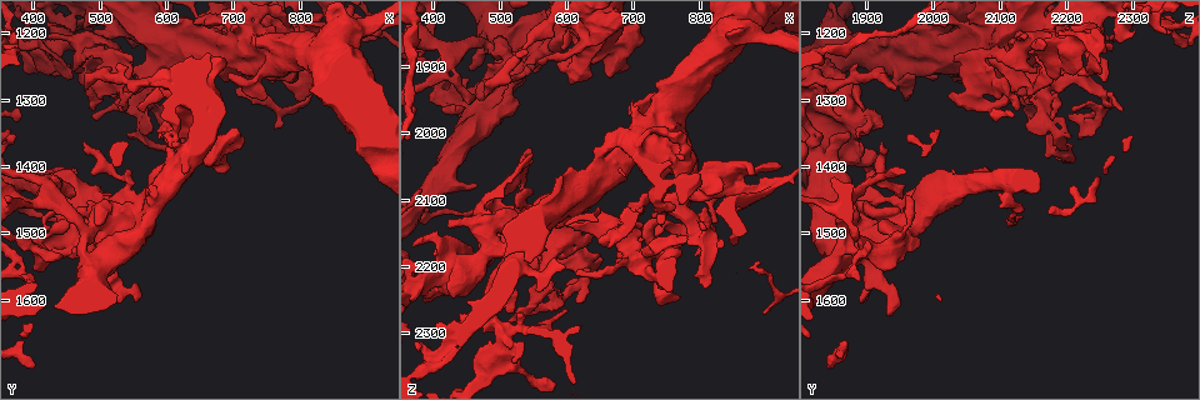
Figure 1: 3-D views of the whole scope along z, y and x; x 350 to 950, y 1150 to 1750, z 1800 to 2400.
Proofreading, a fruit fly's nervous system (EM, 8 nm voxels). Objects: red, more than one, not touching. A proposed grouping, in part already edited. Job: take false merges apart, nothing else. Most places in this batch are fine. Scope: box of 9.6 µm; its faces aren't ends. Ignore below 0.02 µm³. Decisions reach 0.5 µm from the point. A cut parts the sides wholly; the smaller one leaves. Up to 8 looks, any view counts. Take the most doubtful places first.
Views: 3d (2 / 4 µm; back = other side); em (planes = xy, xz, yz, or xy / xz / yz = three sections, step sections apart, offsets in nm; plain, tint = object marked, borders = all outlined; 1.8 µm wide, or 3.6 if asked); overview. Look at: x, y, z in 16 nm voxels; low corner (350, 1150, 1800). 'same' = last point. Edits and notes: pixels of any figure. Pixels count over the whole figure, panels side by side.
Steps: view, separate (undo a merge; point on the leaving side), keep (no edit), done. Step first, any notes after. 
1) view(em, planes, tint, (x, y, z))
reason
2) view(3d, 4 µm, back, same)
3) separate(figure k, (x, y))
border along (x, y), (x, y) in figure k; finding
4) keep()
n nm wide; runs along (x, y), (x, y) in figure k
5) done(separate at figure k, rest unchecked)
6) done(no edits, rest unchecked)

view(3d, 4 µm, (485, 1505, 1865))
touches itself

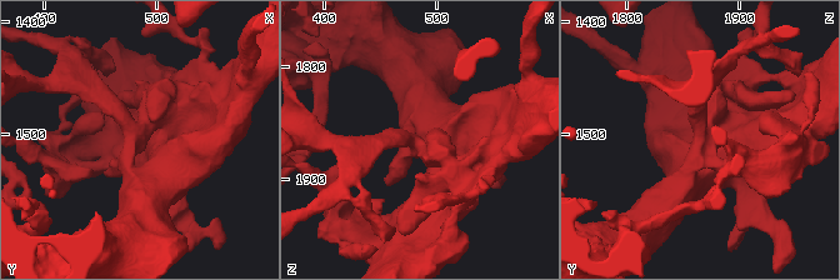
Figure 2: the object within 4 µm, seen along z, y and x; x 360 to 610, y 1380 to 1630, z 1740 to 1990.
view(em, xy, step 8, tint, (480, 1504, 1870))
arms of 220, 550 nm; need the tissue

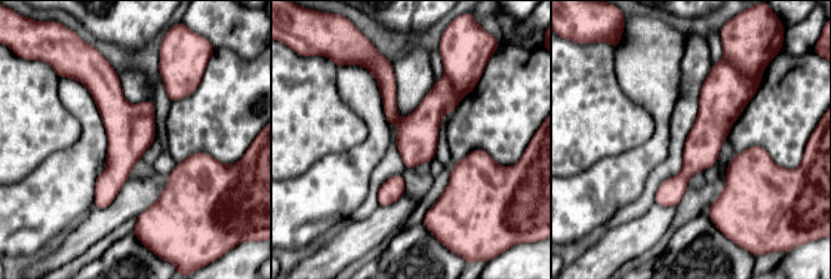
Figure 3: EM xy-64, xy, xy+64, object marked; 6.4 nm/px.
view(em, planes, tint, same)
cut it another way

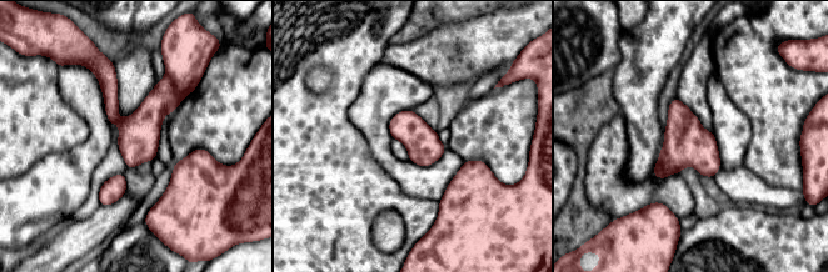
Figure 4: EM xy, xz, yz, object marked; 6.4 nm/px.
separate(figure 4, (144, 125))
border along (120, 127), (133, 166) in figure 4; a second neuron is stuck on

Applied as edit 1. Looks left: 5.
view(overview)

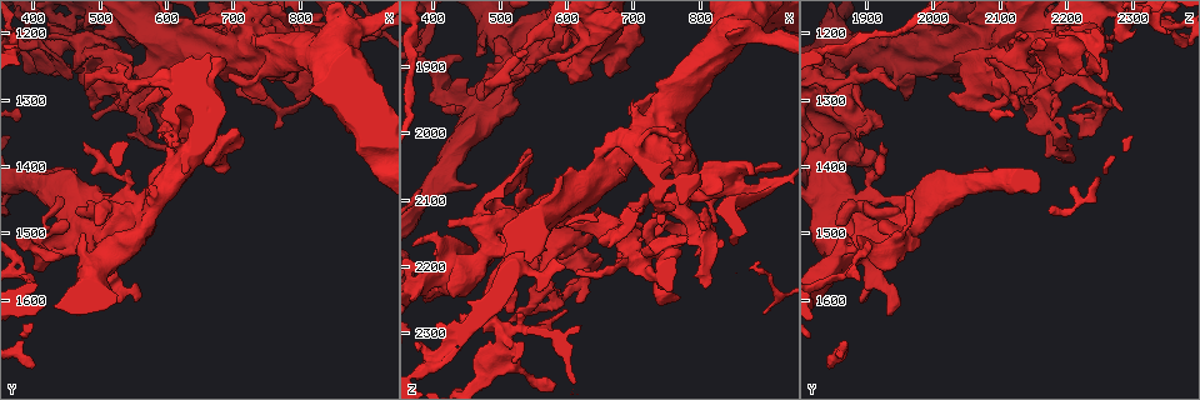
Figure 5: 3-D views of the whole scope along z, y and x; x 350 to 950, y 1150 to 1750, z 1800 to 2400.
view(3d, 4 µm, (495, 1210, 2170))
sudden change in width

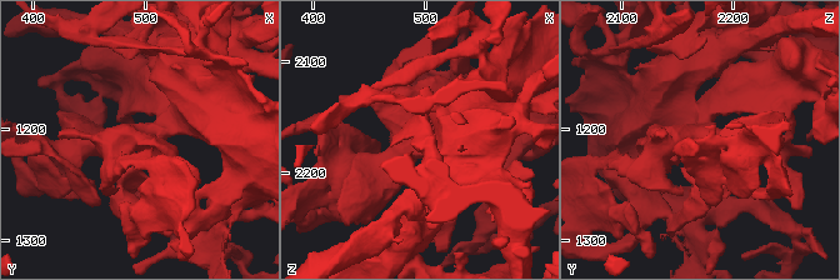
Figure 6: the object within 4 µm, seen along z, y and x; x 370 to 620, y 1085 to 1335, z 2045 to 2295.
view(em, planes, plain, same)
now the EM

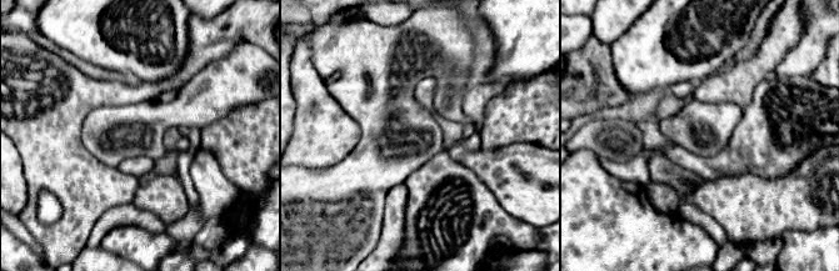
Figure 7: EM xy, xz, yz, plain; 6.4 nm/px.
view(em, planes, tint, same)

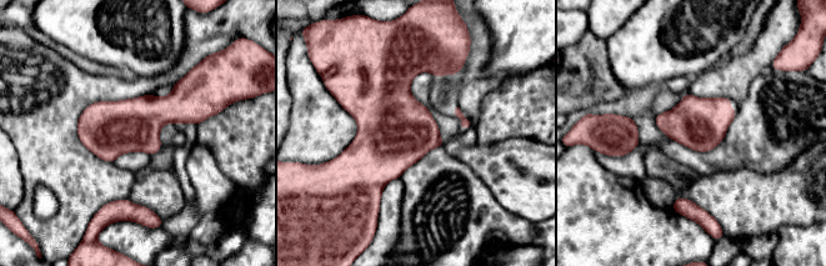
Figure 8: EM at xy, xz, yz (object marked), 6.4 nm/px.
keep()
all the same neuron

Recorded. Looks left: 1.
view(em, xy, step 16, tint, (710, 1200, 2190))
thick turns thin

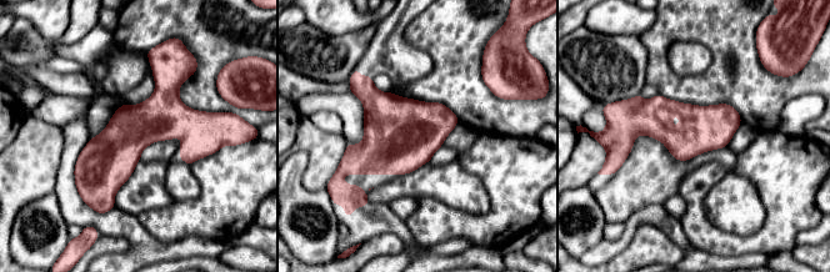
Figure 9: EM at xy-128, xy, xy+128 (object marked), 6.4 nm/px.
keep()
runs along (210, 130), (138, 127), (78, 177) in figure 9; continuous, no second neuron

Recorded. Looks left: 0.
done(separate at figure 4, rest unchecked)

